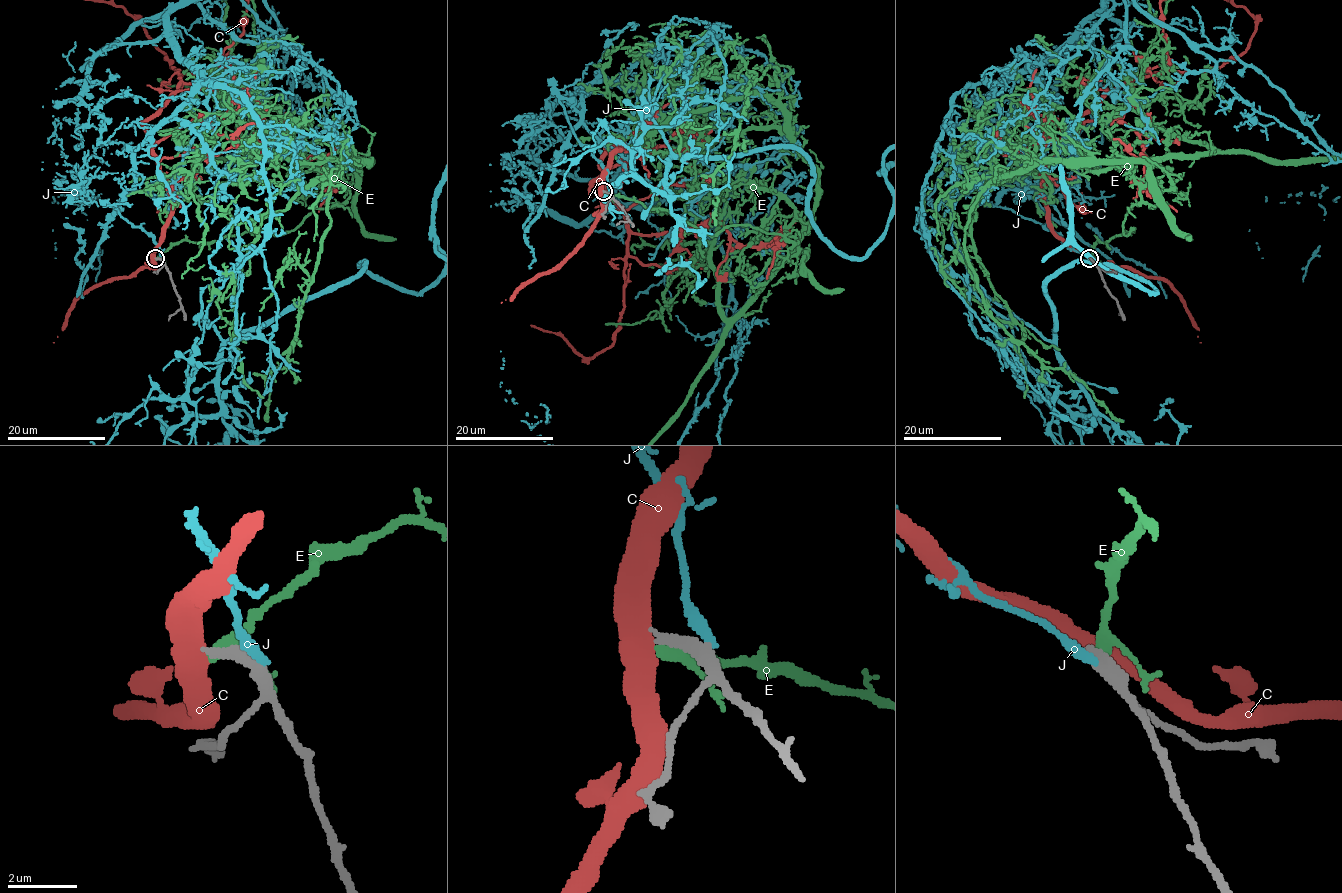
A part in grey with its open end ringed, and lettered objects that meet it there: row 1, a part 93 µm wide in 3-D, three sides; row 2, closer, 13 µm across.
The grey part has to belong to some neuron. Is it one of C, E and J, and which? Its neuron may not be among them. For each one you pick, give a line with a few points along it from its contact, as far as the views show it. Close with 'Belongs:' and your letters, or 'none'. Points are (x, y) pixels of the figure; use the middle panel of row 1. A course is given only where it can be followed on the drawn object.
Belongs: none

